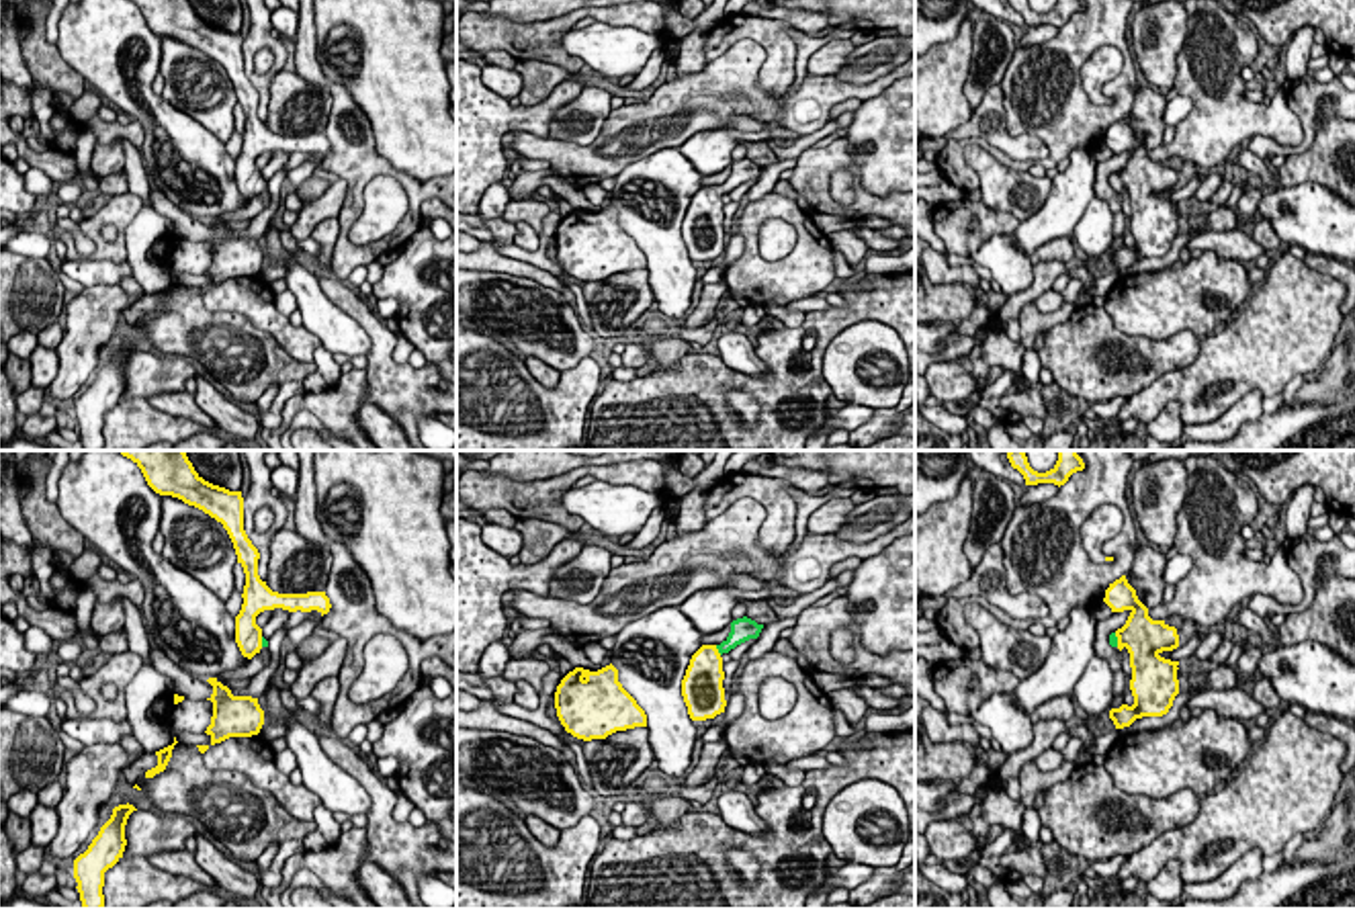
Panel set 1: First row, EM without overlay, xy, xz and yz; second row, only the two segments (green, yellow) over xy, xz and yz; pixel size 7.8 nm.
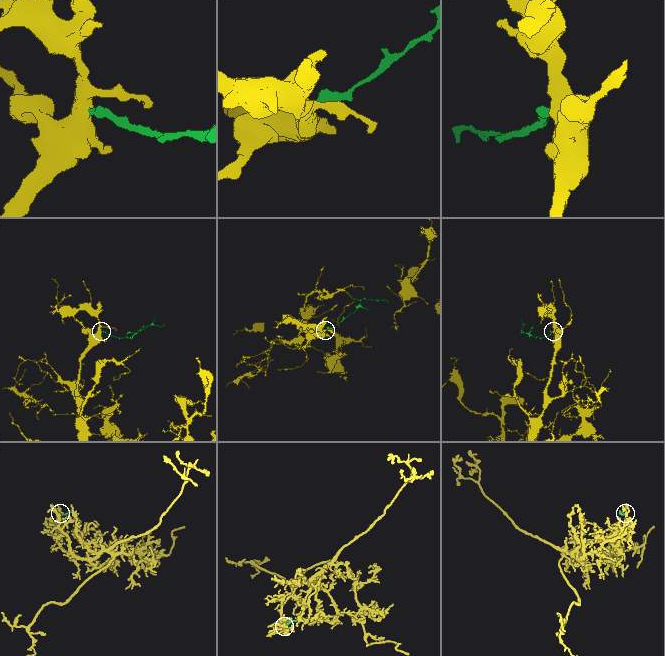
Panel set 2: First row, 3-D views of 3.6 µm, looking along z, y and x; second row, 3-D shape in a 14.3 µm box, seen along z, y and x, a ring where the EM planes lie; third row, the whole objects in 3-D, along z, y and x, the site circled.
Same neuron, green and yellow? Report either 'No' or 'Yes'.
Yes

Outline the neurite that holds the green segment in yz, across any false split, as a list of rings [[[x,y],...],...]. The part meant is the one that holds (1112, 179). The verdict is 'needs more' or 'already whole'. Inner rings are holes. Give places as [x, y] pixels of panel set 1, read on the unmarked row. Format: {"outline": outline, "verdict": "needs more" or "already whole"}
{"outline": [[[1126,117],[1109,125],[1103,143],[1111,154],[1130,154],[1126,166],[1109,176],[1109,186],[1120,192],[1126,188],[1130,194],[1134,246],[1111,250],[1109,260],[1116,270],[1124,270],[1136,260],[1167,256],[1179,235],[1179,203],[1165,201],[1161,194],[1179,188],[1177,170],[1148,158],[1148,149],[1138,141]]], "verdict": "needs more"}

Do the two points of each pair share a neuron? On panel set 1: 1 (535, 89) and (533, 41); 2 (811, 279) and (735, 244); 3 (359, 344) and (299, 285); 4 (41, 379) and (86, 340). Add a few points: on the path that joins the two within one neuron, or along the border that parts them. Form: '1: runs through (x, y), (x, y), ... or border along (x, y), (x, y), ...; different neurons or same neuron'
1: border along (516, 60), (553, 62), (570, 74); different neurons
2: border along (739, 232), (744, 250), (727, 267); different neurons
3: runs through (344, 332), (312, 299); same neuron
4: border along (56, 351), (58, 375), (48, 387); different neurons

